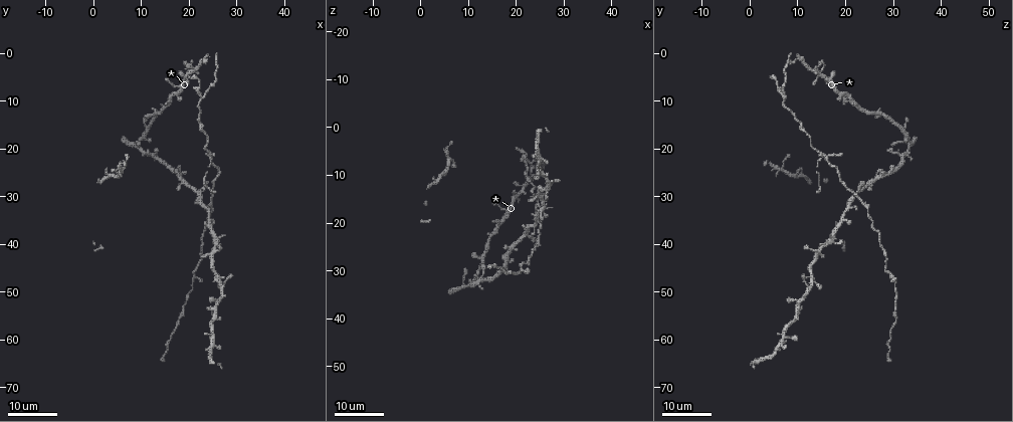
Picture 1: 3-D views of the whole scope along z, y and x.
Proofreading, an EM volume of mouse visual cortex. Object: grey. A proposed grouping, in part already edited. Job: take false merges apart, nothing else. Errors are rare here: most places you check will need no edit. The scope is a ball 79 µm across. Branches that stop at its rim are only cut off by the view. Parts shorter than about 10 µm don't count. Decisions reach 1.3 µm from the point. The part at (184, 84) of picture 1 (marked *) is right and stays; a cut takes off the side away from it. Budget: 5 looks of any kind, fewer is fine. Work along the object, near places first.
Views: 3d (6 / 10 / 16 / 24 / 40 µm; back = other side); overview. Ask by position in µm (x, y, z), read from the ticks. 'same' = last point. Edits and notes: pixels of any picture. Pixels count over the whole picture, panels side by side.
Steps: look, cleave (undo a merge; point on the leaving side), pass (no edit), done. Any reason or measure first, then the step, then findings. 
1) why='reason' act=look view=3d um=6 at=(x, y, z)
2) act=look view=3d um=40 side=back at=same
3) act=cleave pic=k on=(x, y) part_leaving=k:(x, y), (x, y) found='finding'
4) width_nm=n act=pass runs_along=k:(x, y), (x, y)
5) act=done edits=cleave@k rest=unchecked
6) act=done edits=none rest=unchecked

why='two arms at a narrow angle' act=look view=3d um=16 at=(24.5, 20.5, 15.0)

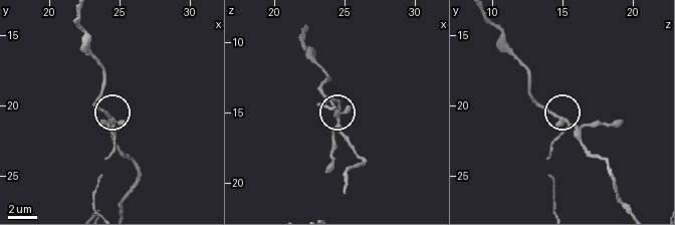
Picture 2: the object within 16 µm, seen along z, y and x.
act=look view=3d um=6 at=(24.4, 20.8, 14.8)

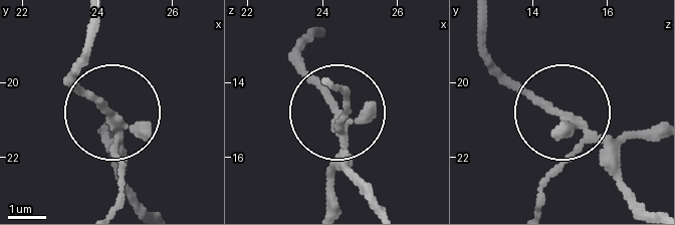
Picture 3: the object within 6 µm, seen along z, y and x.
act=pass runs_along=3:(482, 23), (492, 61), (558, 109), (623, 183) found='continuous, no second cell'

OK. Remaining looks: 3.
why='thick turns thin' act=look view=3d um=24 at=(23.5, 36.5, 25.5)

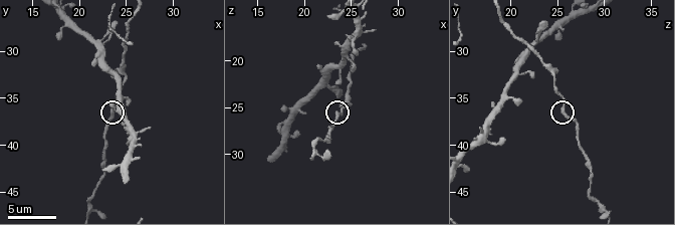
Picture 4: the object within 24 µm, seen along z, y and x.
act=look view=3d um=6 at=(23.8, 36.2, 25.8)

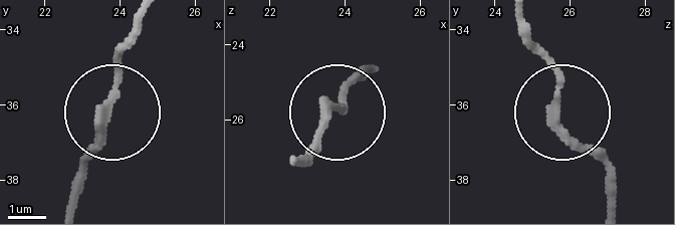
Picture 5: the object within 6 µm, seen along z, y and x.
act=pass runs_along=5:(141, 22), (83, 172) found='continuous, no second cell'

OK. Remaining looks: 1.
act=done edits=none rest=unchecked

